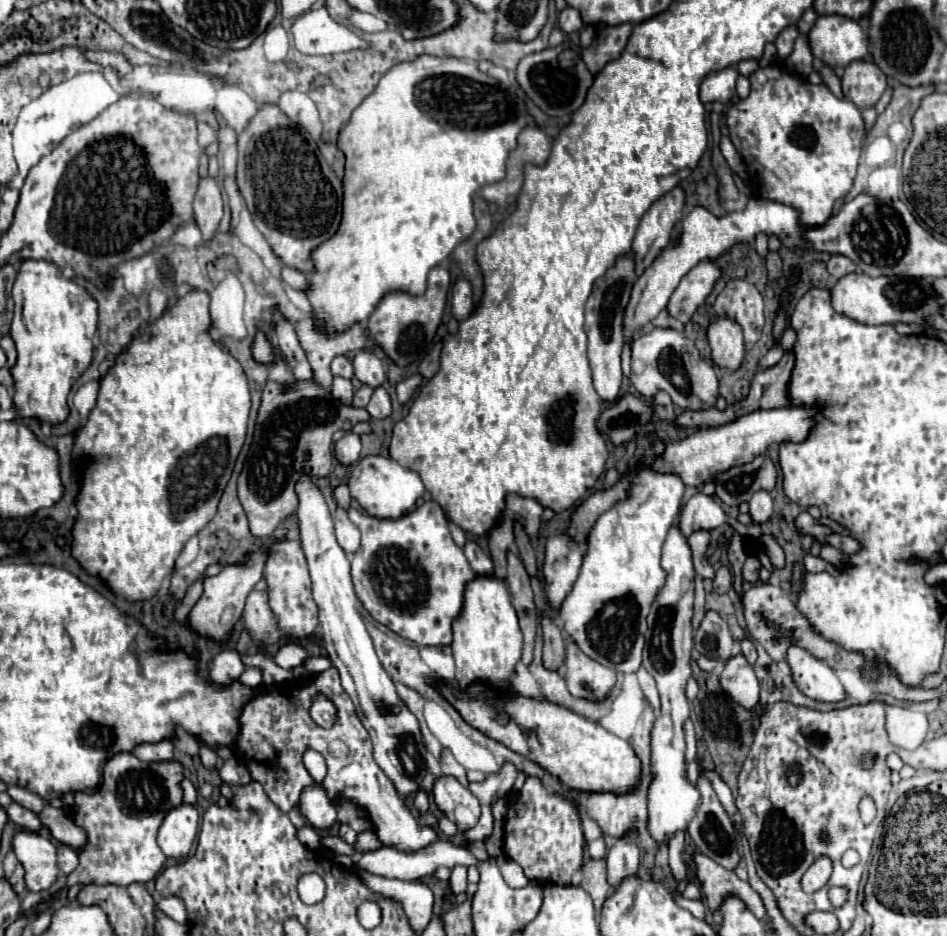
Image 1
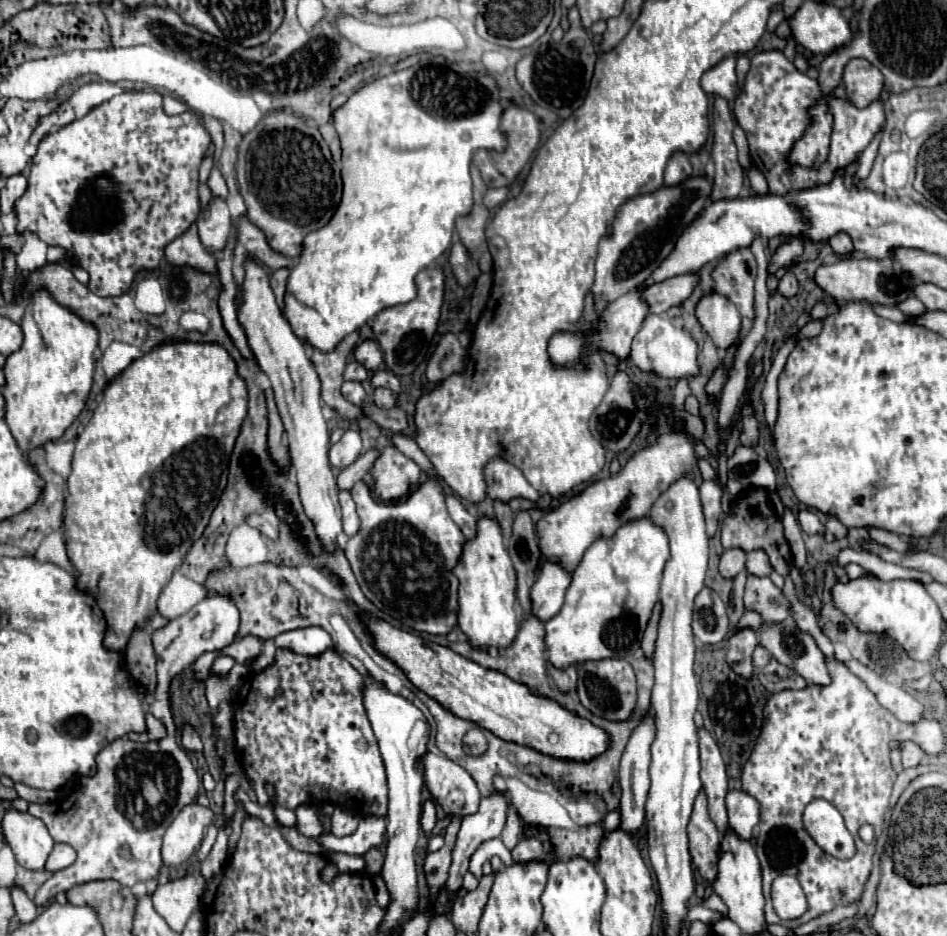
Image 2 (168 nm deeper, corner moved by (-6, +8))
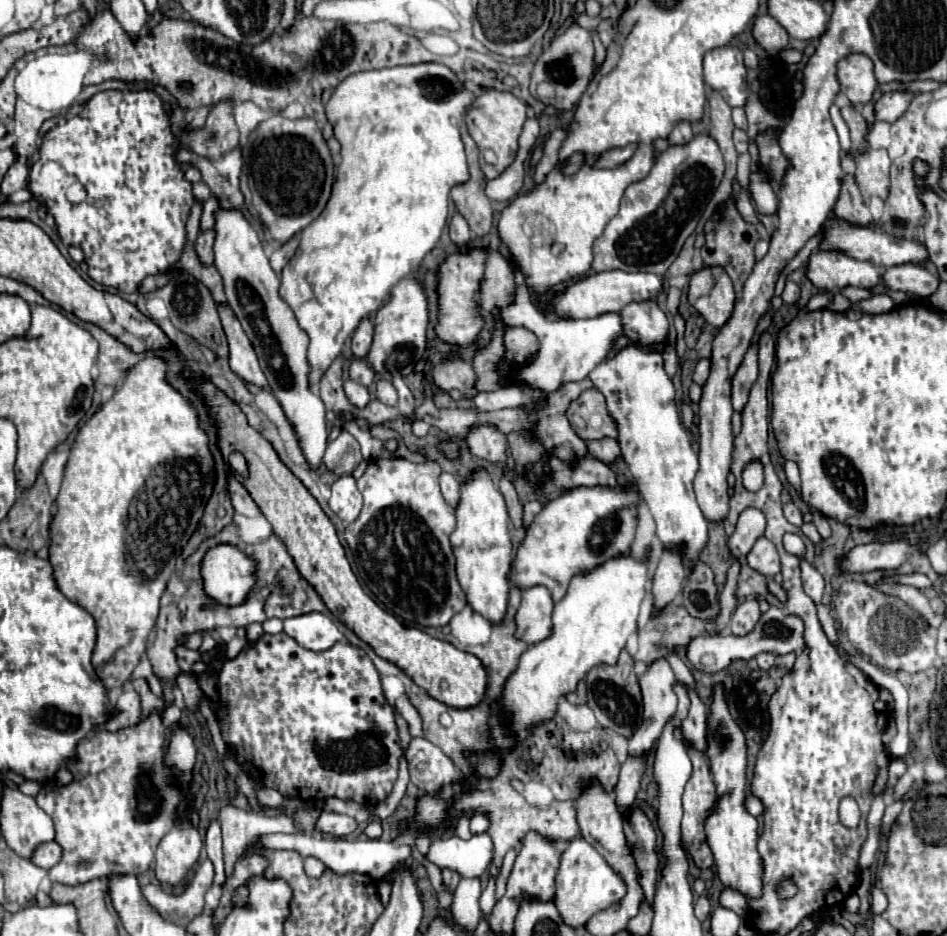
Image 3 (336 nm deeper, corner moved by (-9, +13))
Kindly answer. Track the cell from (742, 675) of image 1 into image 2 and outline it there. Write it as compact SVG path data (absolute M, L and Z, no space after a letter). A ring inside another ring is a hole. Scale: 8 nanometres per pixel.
M739 629L735 631L729 641L727 641L727 663L731 665L731 669L743 677L751 677L753 675L753 663L751 663L751 655L753 649L757 647L757 637L753 629Z

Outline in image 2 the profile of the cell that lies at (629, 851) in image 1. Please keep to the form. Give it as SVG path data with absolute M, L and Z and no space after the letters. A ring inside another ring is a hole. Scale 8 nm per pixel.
M647 711L647 717L643 717L643 721L639 721L639 725L635 727L635 733L631 733L627 749L623 751L621 757L621 765L619 765L619 783L621 783L621 829L625 831L637 831L643 825L645 819L645 801L647 801L647 791L649 791L649 761L651 761L651 743L655 739L655 719L651 715L651 711Z

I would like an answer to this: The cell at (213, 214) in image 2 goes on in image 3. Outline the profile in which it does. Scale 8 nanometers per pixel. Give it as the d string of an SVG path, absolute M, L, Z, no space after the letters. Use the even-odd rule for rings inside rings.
M214 228L202 230L202 234L198 236L196 252L198 252L198 258L200 258L204 264L212 264L212 262L214 262L214 252L212 252L214 238L216 238L216 230L214 230Z

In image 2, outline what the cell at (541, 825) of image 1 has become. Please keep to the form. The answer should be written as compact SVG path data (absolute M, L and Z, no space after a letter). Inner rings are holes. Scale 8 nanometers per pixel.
M527 827L519 845L511 851L515 861L553 861L553 845L545 831Z

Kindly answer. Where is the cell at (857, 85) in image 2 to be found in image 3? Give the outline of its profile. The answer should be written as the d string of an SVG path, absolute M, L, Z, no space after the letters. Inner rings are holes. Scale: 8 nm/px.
M850 54L838 62L838 82L852 104L868 104L878 88L874 64L866 54Z

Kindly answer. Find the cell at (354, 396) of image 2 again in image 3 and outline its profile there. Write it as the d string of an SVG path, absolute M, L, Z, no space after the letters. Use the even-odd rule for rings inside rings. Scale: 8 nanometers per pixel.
M350 378L344 382L344 392L346 392L348 400L358 408L364 408L370 402L370 394L368 394L366 386L362 386L362 384L358 384L358 382L350 380Z

